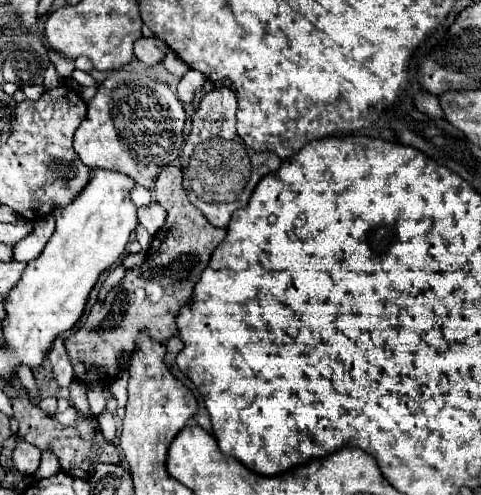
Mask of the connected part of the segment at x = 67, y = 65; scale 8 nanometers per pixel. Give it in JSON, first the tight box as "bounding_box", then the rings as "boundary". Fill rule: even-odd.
{"bounding_box":[50,52,74,78],"boundary":[[[50,52],[50,60],[52,60],[56,72],[58,72],[62,78],[68,78],[68,76],[74,72],[74,60],[64,58],[64,56],[56,54],[56,52]]]}

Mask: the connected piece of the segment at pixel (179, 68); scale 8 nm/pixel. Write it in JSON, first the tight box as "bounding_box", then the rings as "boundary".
{"bounding_box":[162,50,188,76],"boundary":[[[172,50],[166,54],[166,58],[164,58],[164,62],[162,62],[164,66],[166,66],[166,70],[168,72],[172,72],[172,74],[176,74],[176,76],[184,76],[186,72],[188,72],[188,66],[186,66],[186,62],[182,62]]]}

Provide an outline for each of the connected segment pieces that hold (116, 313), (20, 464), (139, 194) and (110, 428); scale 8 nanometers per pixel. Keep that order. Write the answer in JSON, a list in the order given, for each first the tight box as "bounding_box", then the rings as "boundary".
[{"bounding_box":[66,166,226,384],"boundary":[[[166,166],[160,172],[154,194],[168,216],[164,226],[154,234],[146,260],[140,266],[126,270],[122,284],[108,294],[106,302],[96,302],[84,326],[66,340],[76,380],[84,384],[112,384],[120,372],[122,356],[136,350],[134,340],[140,332],[148,332],[158,342],[178,336],[176,314],[192,300],[192,290],[208,266],[214,248],[226,238],[226,228],[212,226],[206,216],[190,204],[182,186],[182,176],[178,166]]]},{"bounding_box":[12,440,40,476],"boundary":[[[18,440],[16,448],[12,452],[12,462],[14,462],[14,466],[16,466],[16,470],[20,474],[32,476],[38,470],[38,466],[40,466],[40,450],[34,448],[28,442]]]},{"bounding_box":[132,186,153,208],"boundary":[[[134,186],[132,188],[132,202],[140,208],[140,206],[148,206],[150,202],[152,202],[153,196],[146,190],[146,188],[142,188],[142,186]]]},{"bounding_box":[98,410,116,440],"boundary":[[[104,410],[102,416],[98,418],[98,422],[102,426],[102,434],[106,436],[106,440],[114,440],[114,436],[116,436],[116,422],[114,422],[112,412]]]}]

